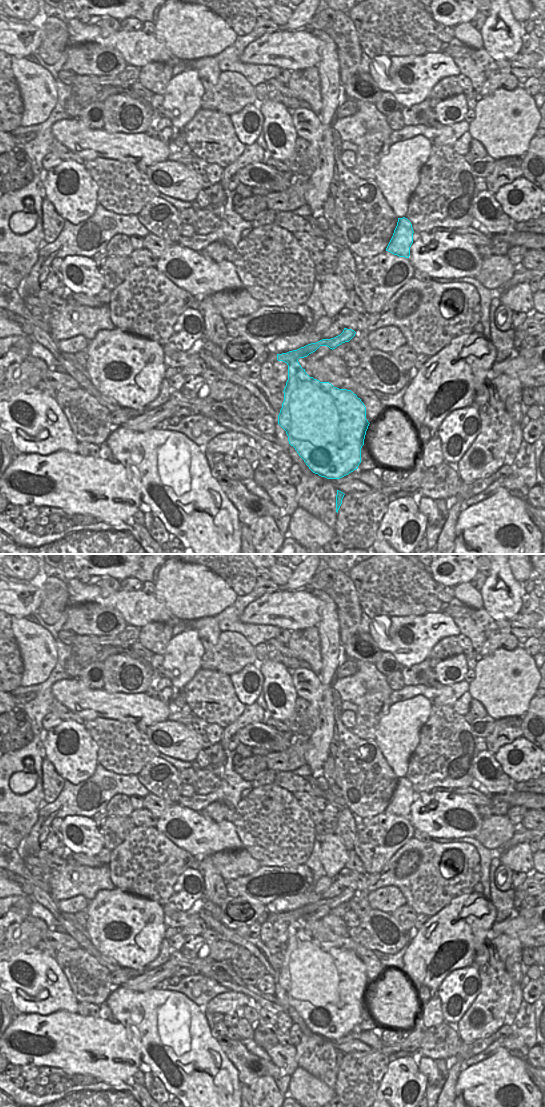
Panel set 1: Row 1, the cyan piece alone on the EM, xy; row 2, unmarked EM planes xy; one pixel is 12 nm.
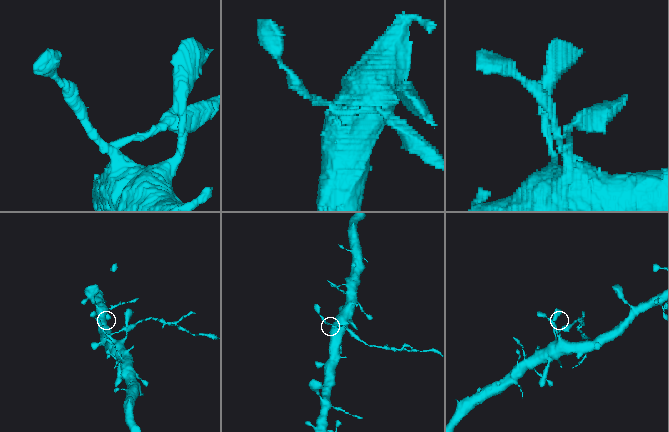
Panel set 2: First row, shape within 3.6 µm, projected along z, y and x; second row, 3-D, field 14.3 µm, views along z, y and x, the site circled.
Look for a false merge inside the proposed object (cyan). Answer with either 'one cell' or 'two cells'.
two cells

